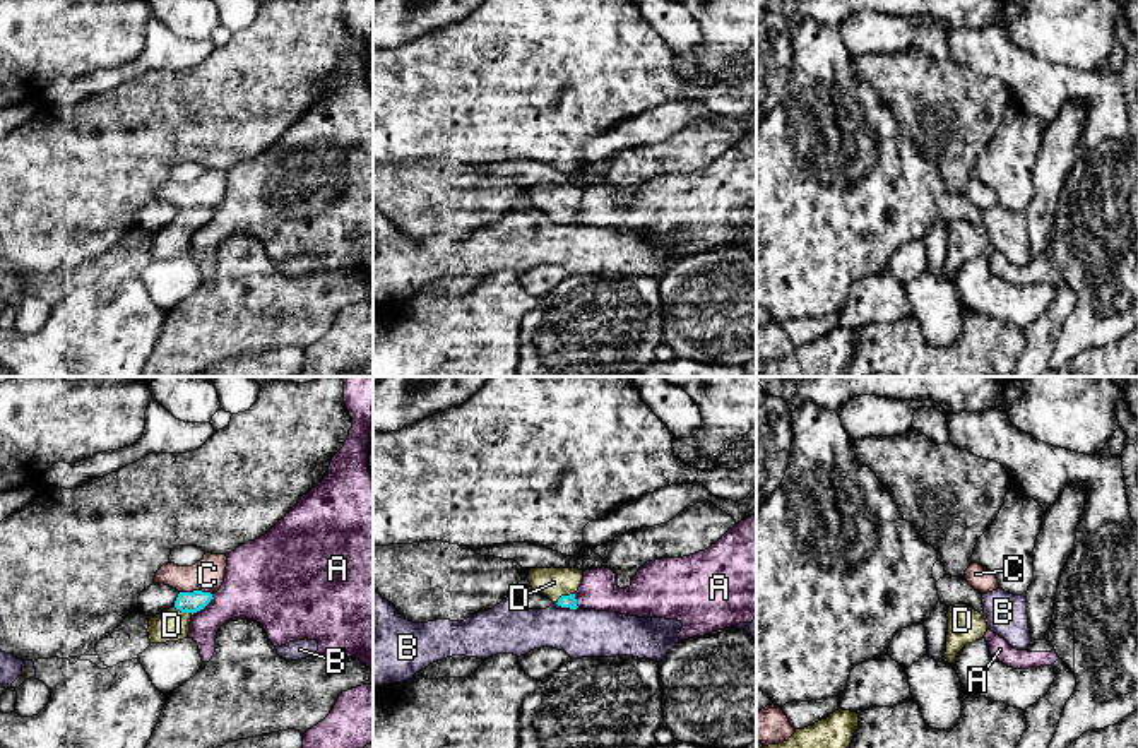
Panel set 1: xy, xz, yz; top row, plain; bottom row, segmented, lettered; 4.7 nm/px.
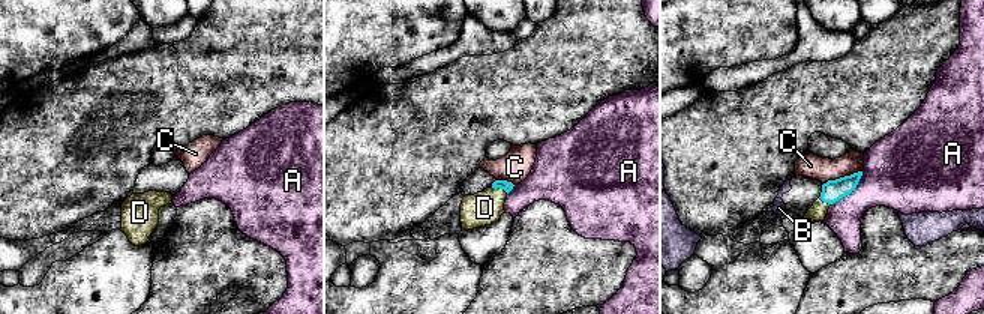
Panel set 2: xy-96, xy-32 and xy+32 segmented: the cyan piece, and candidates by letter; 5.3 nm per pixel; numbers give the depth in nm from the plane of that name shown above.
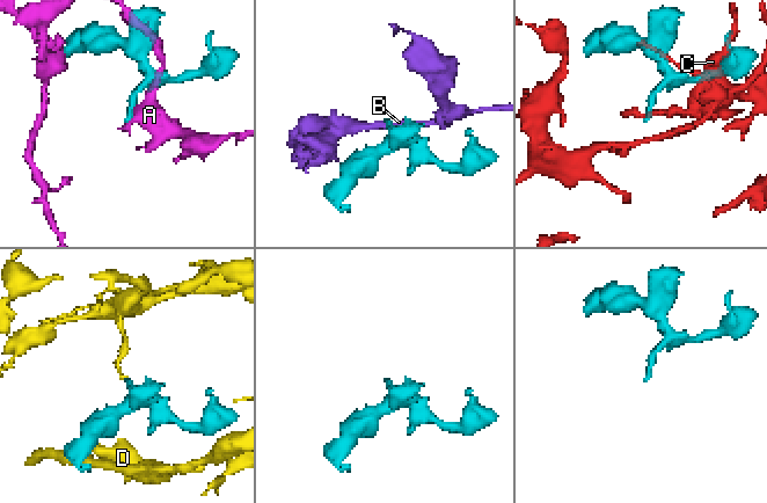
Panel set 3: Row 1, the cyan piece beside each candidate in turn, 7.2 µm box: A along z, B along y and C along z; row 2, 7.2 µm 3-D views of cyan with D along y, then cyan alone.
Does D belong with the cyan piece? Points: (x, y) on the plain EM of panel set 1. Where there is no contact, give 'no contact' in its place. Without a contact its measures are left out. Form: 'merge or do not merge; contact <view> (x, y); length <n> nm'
merge; contact xz (563, 213); length 100 nm

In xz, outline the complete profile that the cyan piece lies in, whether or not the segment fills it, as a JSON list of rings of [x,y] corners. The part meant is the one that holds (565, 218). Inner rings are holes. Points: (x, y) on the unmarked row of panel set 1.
[[[530,185],[527,197],[532,207],[548,212],[561,224],[577,226],[575,209],[584,195],[578,185]]]

